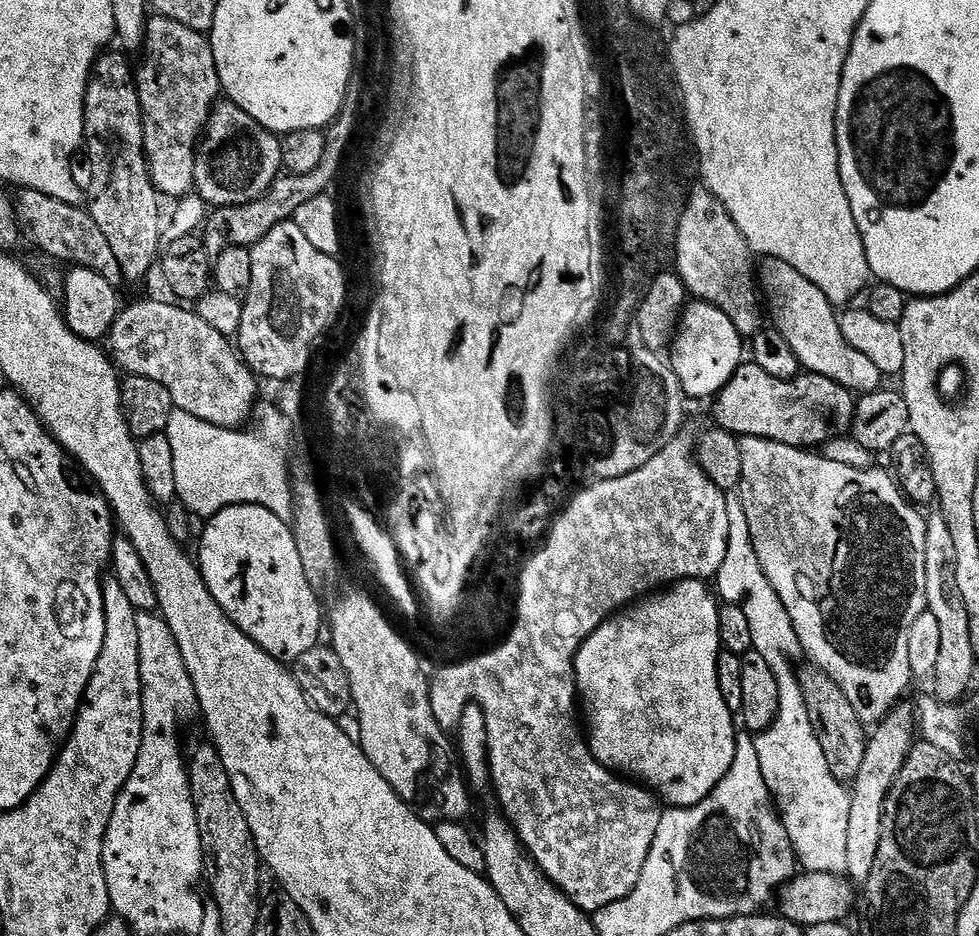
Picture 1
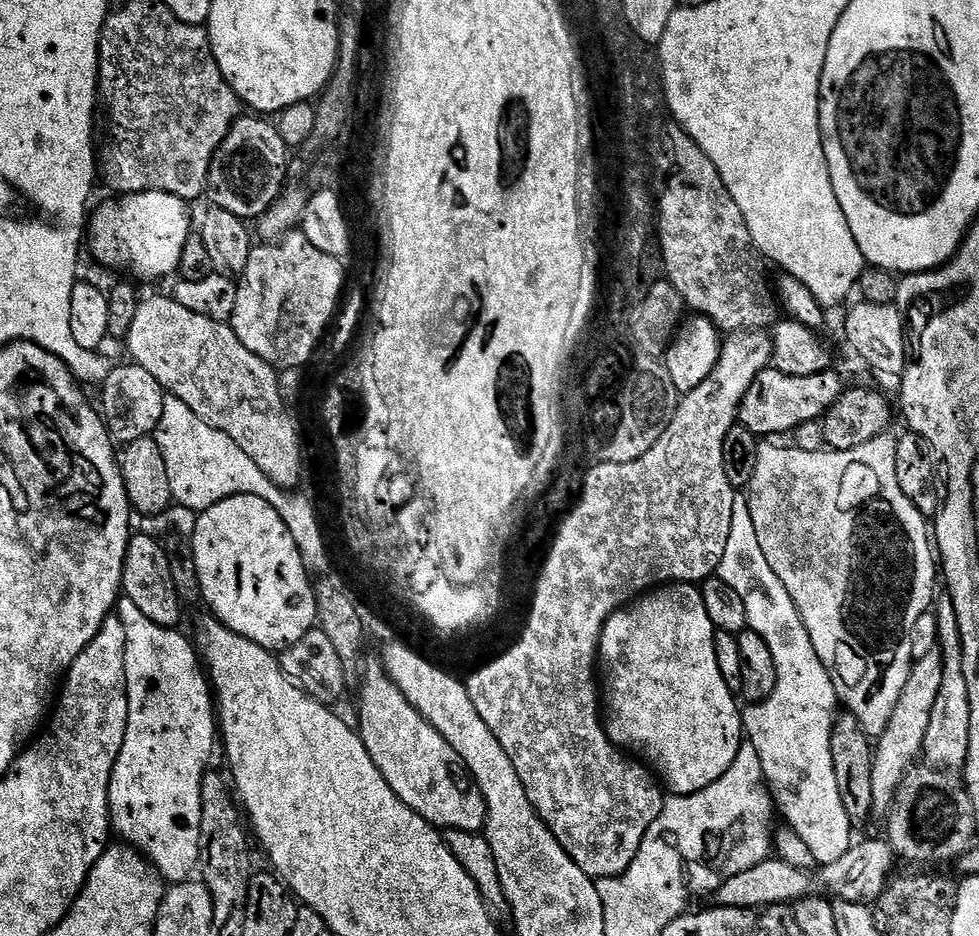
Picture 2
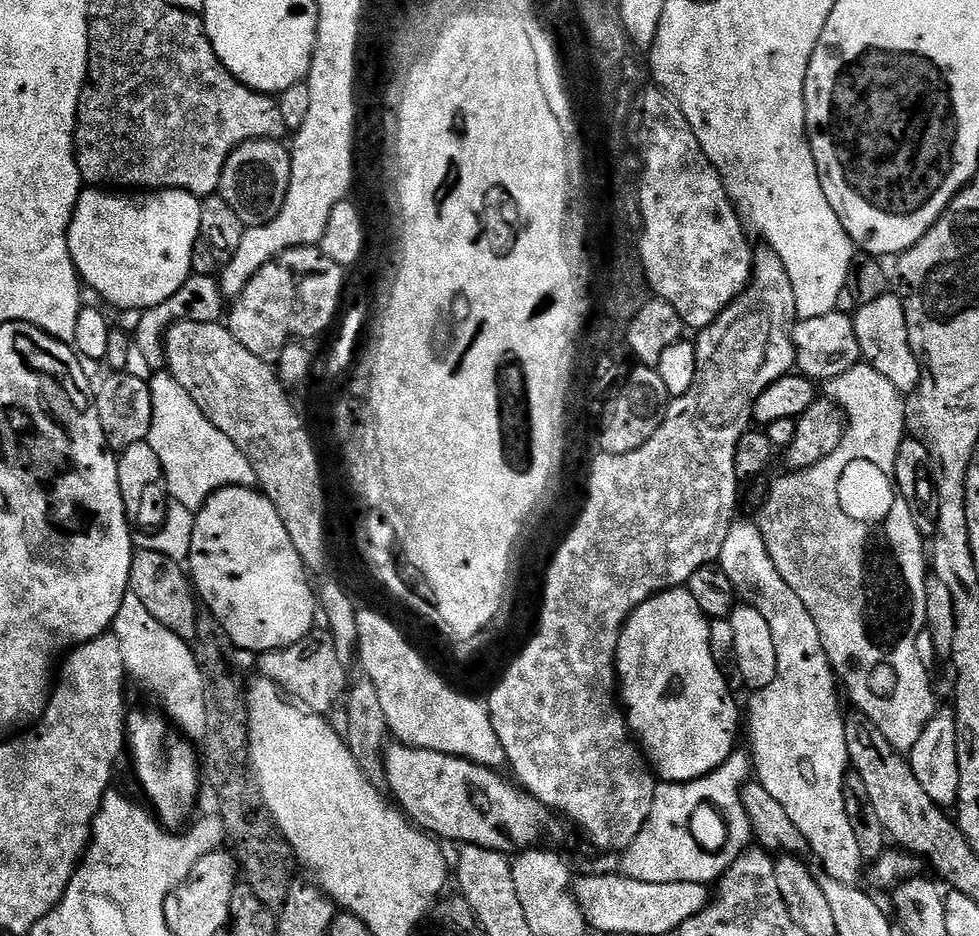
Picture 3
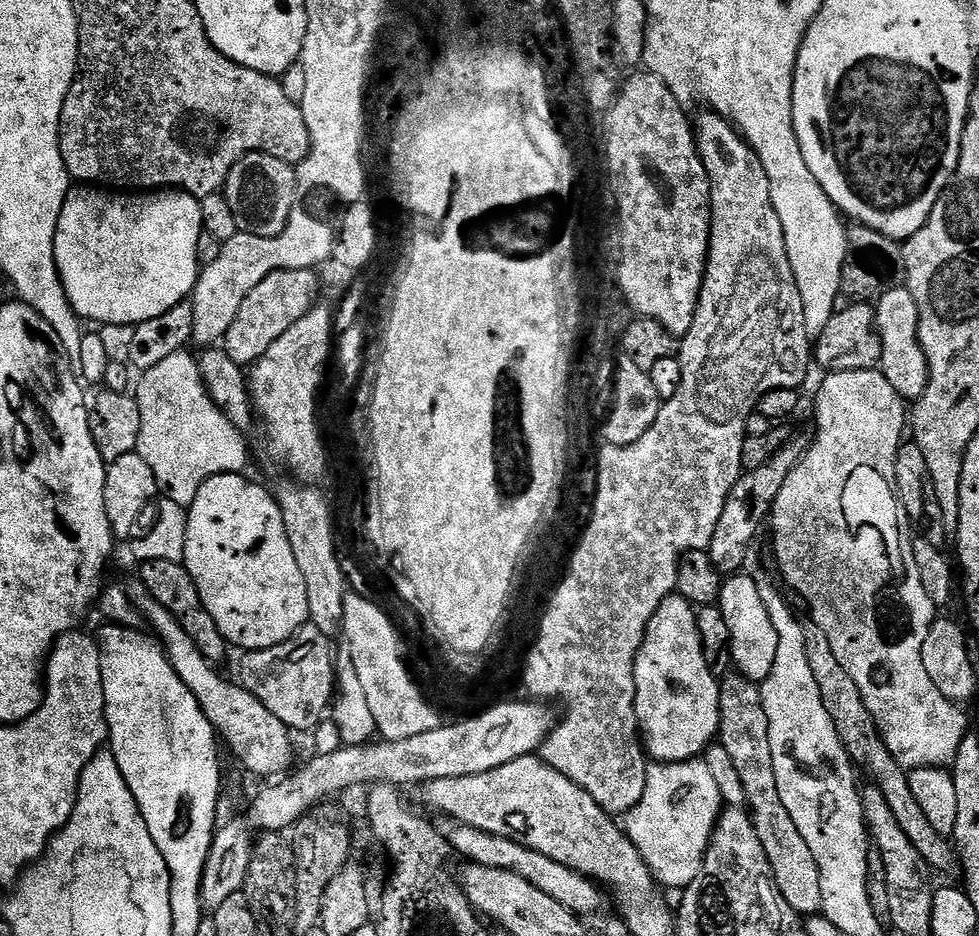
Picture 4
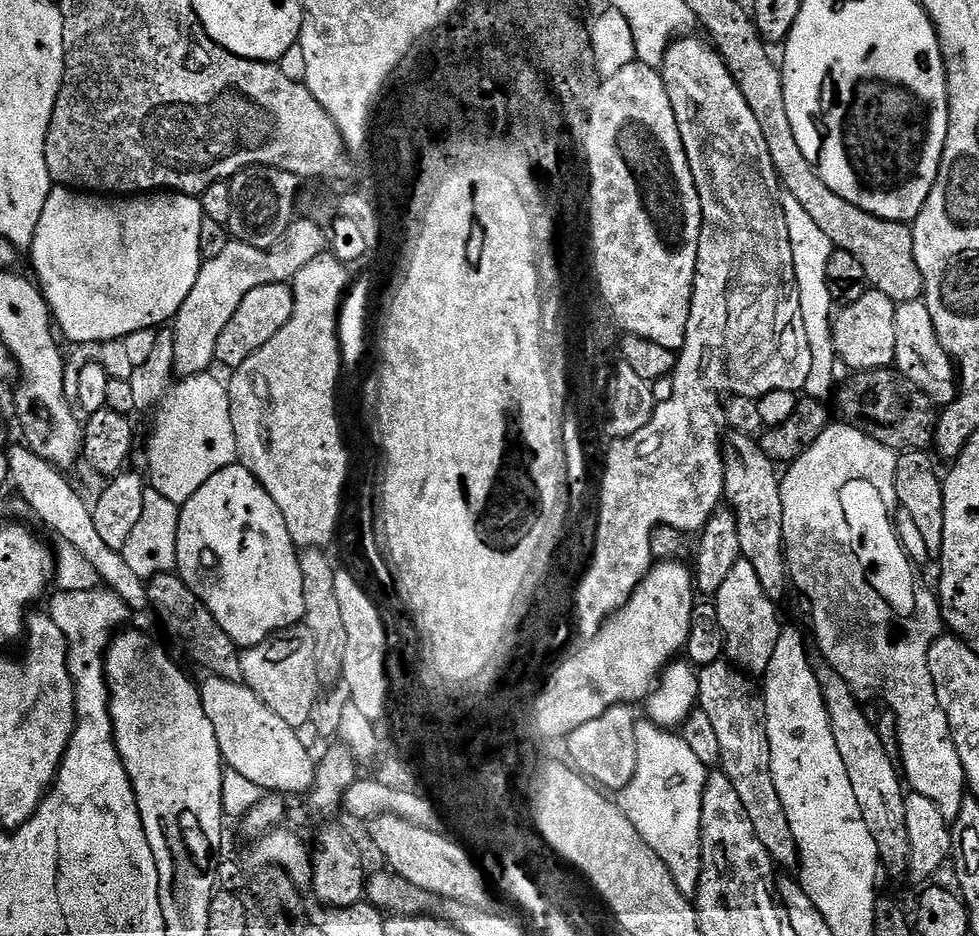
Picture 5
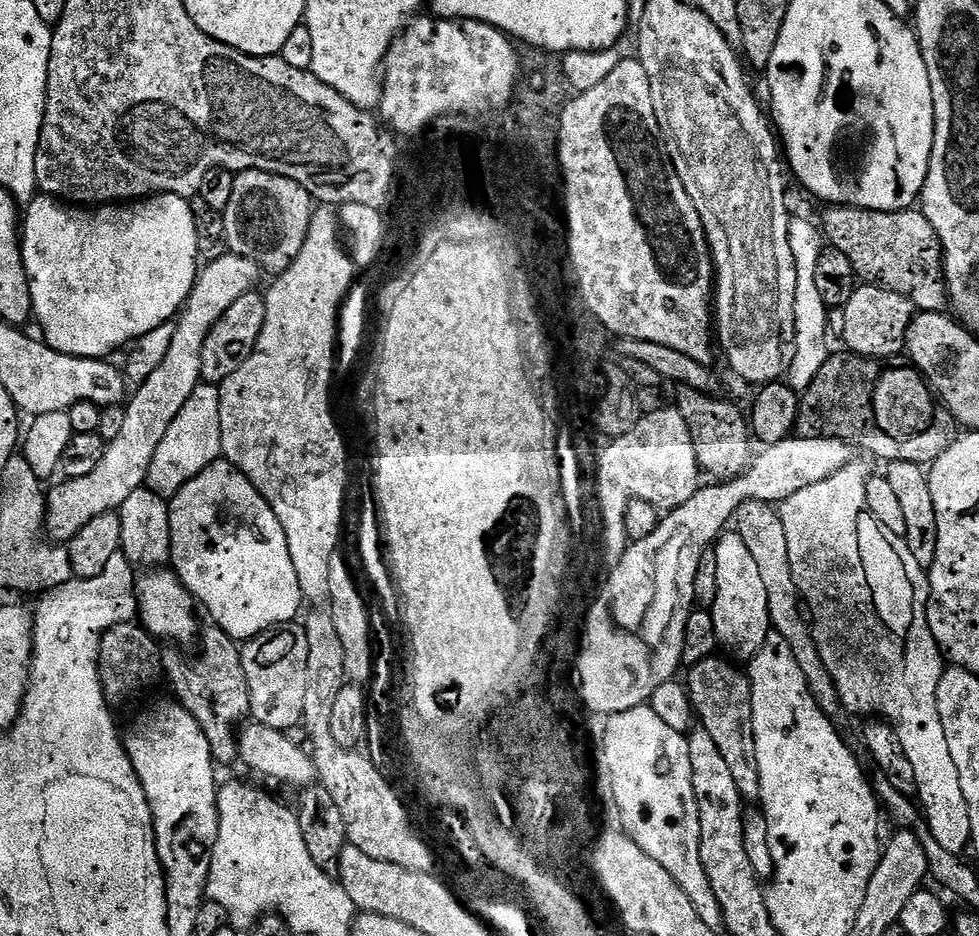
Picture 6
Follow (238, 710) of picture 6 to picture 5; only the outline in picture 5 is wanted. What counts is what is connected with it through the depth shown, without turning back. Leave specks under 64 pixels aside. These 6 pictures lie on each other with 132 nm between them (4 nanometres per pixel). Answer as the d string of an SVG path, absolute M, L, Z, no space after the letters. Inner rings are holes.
M176 572L158 574L147 581L151 611L164 619L164 624L188 647L188 652L209 673L229 678L240 676L241 649L232 641L230 634L214 622L214 614L206 610L202 598L186 586L184 579Z

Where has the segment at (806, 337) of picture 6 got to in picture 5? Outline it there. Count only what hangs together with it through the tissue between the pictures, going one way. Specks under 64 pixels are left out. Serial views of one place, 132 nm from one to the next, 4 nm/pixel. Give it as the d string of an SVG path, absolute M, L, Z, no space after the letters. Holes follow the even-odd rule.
M785 195L783 202L786 226L790 230L790 250L794 250L794 270L796 271L796 281L800 291L802 318L809 322L817 320L820 323L813 323L808 333L808 341L810 342L810 376L806 378L806 386L802 389L802 392L805 397L824 402L827 401L827 396L832 392L834 366L838 363L833 344L833 329L828 325L830 317L833 315L834 301L827 282L827 264L831 260L834 245L830 242L830 238L826 238L826 234L822 234L820 227L814 226L814 218L810 218L810 214L806 214L806 210L798 202L798 198Z

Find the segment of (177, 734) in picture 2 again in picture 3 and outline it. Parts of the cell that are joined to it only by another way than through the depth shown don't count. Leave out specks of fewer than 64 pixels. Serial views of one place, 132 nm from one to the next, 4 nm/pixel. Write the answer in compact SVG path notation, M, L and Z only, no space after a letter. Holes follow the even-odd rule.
M131 590L124 595L111 631L122 646L125 673L131 679L133 676L140 683L141 690L149 692L160 703L159 711L189 741L203 741L206 734L206 682L202 670L198 670L191 643L178 638L174 630L166 630L166 626L162 626L146 606L142 606L138 594Z

